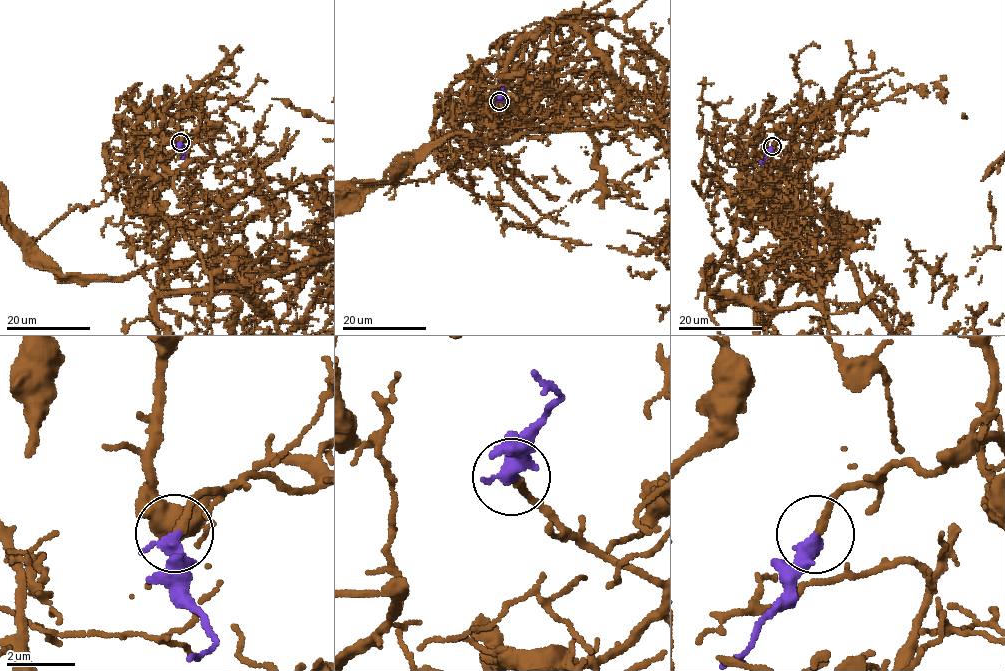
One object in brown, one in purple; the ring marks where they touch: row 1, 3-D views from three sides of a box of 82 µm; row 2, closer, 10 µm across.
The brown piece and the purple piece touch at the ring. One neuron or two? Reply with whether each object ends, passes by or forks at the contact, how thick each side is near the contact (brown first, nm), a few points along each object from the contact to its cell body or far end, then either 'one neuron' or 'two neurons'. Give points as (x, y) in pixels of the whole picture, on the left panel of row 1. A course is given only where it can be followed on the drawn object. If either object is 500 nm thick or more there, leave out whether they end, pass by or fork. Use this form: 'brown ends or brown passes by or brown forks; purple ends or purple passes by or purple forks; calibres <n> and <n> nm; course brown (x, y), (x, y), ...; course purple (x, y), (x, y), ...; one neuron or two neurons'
brown ends; purple ends; calibres 240 and 460 nm; course brown (180, 142), (197, 135), (167, 156), (160, 212), (201, 233), (209, 252), (121, 278), (65, 278); course purple (180, 142), (181, 158); one neuron

